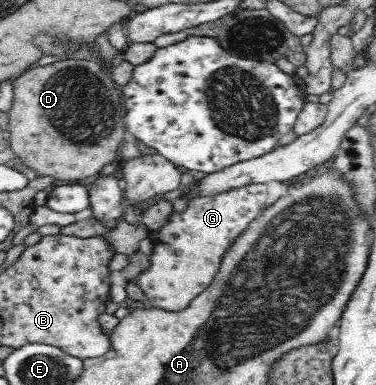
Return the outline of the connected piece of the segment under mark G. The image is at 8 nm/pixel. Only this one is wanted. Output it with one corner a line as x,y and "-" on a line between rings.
285,181
251,183
210,195
193,195
183,212
171,212
163,226
150,234
153,250
150,262
136,278
144,296
153,306
181,310
195,298
218,272
227,247
267,206
283,196

